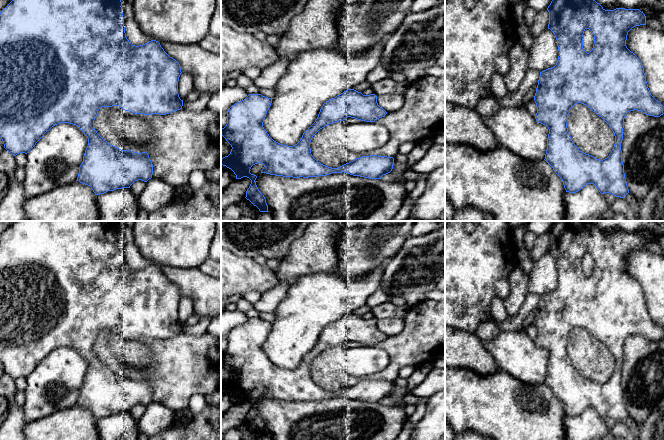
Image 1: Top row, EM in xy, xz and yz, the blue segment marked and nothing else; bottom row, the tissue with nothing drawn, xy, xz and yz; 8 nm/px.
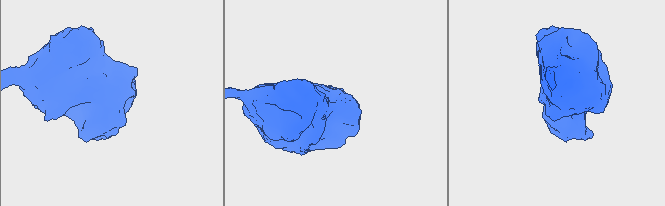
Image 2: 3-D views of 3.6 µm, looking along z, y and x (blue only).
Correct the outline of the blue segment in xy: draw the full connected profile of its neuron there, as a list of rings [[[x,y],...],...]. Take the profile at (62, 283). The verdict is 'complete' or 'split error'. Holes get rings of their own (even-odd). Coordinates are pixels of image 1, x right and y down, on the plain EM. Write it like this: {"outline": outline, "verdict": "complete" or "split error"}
{"outline": [[[16,221],[0,236],[0,361],[4,372],[16,380],[19,377],[27,378],[36,367],[53,350],[60,347],[76,349],[88,362],[88,370],[79,391],[77,405],[91,411],[96,419],[104,418],[116,413],[130,412],[138,404],[147,406],[152,402],[153,388],[147,376],[121,374],[105,365],[95,354],[94,344],[102,331],[119,330],[125,335],[134,338],[166,339],[182,333],[183,324],[178,318],[178,305],[181,299],[180,288],[170,281],[160,267],[151,264],[143,269],[132,269],[126,261],[122,226],[119,221]]], "verdict": "complete"}

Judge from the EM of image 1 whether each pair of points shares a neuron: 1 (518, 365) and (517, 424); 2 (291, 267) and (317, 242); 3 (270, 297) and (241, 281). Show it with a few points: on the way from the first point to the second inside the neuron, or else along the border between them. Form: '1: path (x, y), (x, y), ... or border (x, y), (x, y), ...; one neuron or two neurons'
1: border (499, 368), (524, 382), (541, 384); two neurons
2: path (297, 262), (311, 248); one neuron
3: border (278, 282), (261, 294); two neurons

